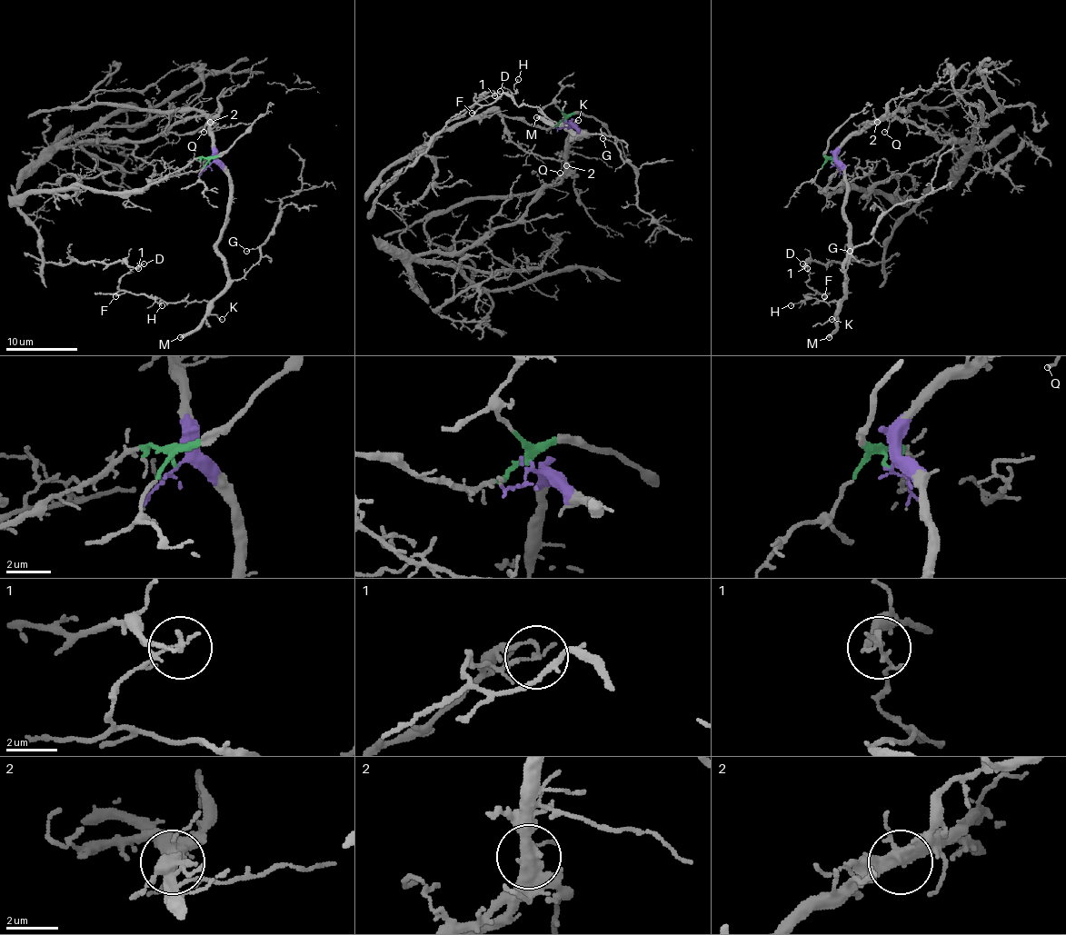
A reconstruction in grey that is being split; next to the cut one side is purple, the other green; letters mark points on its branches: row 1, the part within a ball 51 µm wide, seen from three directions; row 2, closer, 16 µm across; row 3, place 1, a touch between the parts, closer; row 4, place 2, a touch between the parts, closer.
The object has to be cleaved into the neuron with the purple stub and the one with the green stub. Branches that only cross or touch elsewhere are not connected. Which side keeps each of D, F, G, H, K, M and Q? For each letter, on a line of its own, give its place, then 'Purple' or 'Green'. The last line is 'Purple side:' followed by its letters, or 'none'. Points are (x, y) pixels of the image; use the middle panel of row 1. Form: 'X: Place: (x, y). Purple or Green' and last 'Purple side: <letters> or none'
D: Place: (500, 91). Purple
F: Place: (472, 113). Purple
G: Place: (602, 138). Purple
H: Place: (518, 79). Purple
K: Place: (578, 120). Purple
M: Place: (536, 117). Purple
Q: Place: (560, 173). Purple
Purple side: D, F, G, H, K, M, Q

